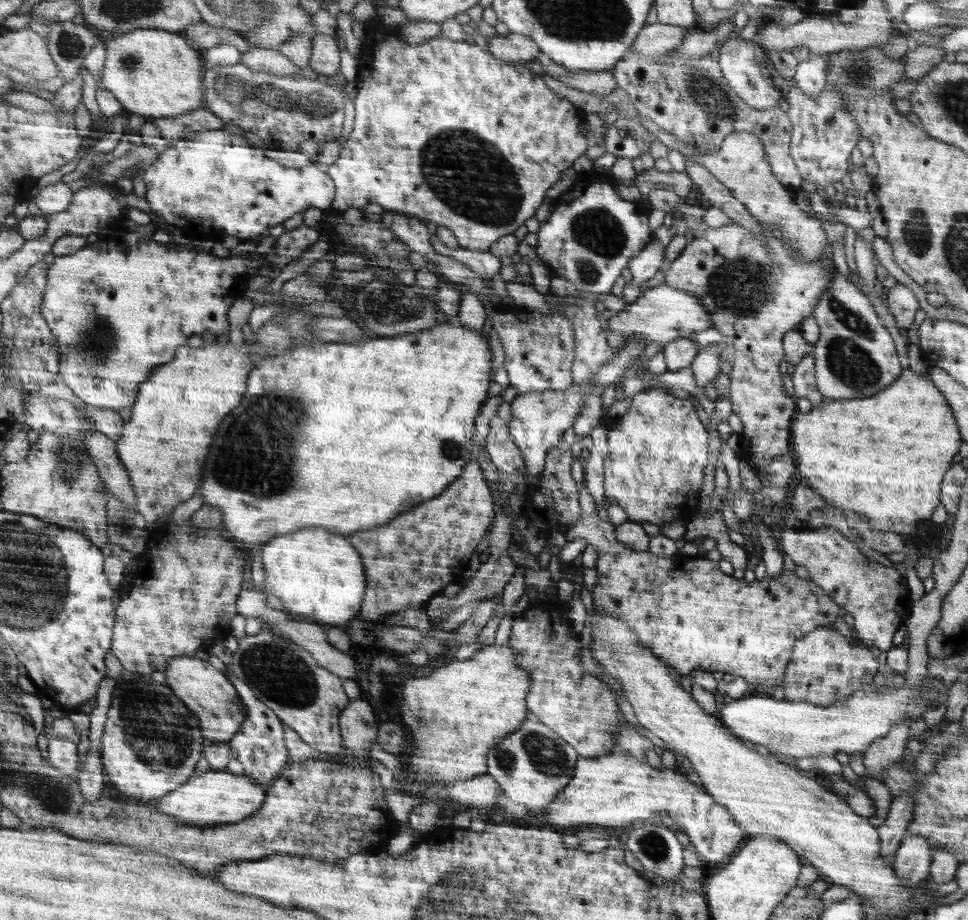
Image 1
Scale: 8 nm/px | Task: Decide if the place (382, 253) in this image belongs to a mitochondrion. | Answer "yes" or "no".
no

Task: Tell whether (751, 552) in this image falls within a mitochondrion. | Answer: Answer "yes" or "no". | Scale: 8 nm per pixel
no

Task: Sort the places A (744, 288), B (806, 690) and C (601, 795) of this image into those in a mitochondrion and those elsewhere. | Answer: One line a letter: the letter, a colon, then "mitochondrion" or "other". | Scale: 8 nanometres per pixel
A: mitochondrion
B: other
C: other

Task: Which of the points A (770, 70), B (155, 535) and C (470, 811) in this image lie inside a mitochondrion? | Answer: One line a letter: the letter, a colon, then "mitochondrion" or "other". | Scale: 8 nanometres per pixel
A: other
B: other
C: other

